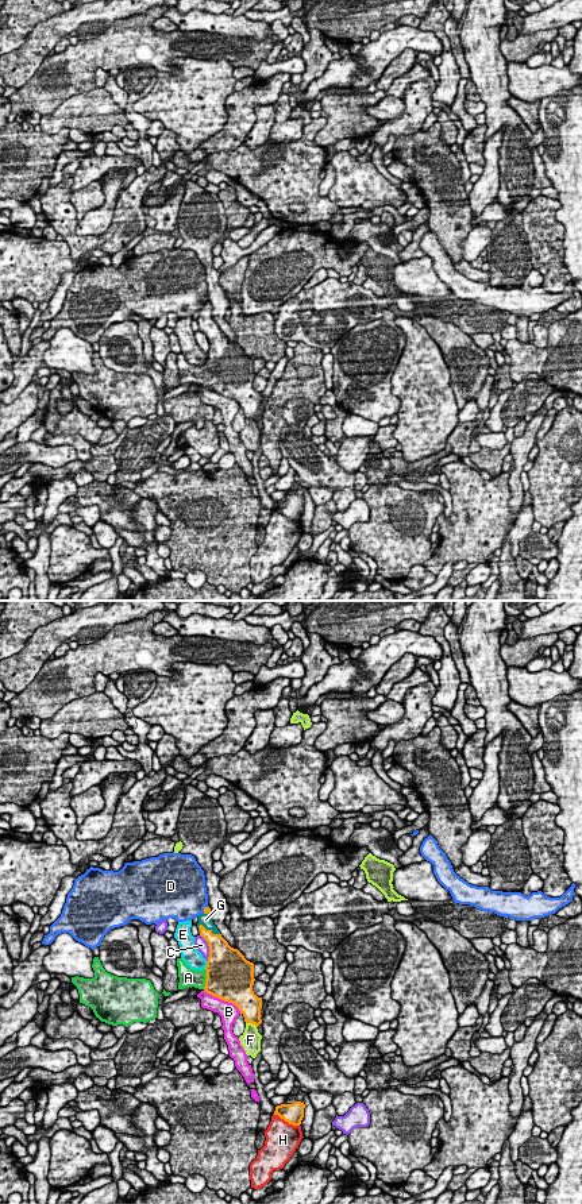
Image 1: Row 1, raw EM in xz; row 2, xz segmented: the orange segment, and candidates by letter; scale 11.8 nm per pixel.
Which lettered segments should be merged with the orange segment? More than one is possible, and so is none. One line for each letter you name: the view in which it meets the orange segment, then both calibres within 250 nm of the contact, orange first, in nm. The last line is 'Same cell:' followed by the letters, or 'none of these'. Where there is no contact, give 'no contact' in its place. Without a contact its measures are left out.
A: xz | 500/220 nm
G: xz | 240/160 nm
Same cell: A, G

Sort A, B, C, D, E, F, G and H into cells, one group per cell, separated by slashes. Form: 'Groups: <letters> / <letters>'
Groups: A G / B / C / D / E / F / H

